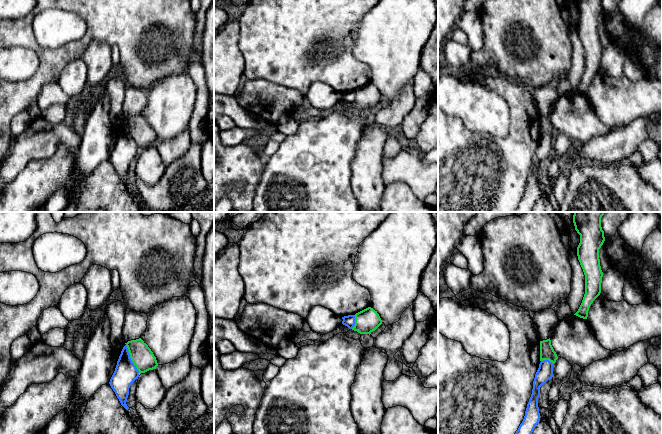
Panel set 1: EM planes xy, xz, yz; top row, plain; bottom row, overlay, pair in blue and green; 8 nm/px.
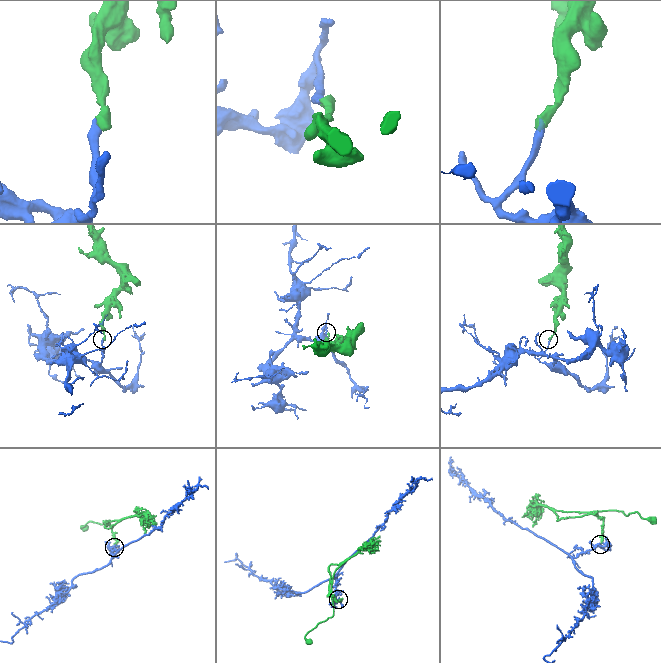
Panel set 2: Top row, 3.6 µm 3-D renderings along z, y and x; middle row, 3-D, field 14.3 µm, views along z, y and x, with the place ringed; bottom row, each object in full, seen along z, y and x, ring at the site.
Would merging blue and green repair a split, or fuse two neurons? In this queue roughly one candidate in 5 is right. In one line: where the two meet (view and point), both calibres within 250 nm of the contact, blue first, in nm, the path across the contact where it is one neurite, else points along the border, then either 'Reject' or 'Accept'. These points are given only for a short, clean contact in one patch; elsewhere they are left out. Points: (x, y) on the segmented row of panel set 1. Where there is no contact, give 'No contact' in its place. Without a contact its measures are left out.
Touches blue at xy (130, 359). Thickness 180 nm (blue) against 180 nm. Boundary: xy (125, 345), (131, 361), (139, 372). Reject

